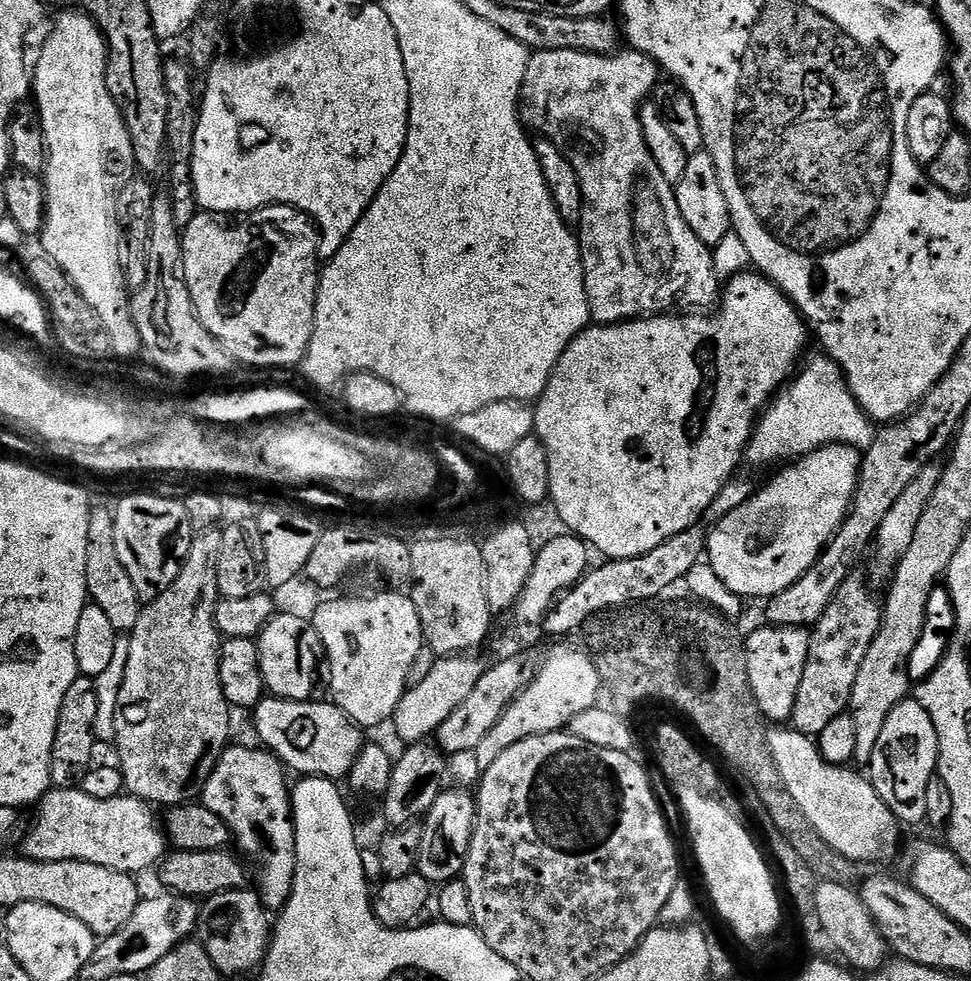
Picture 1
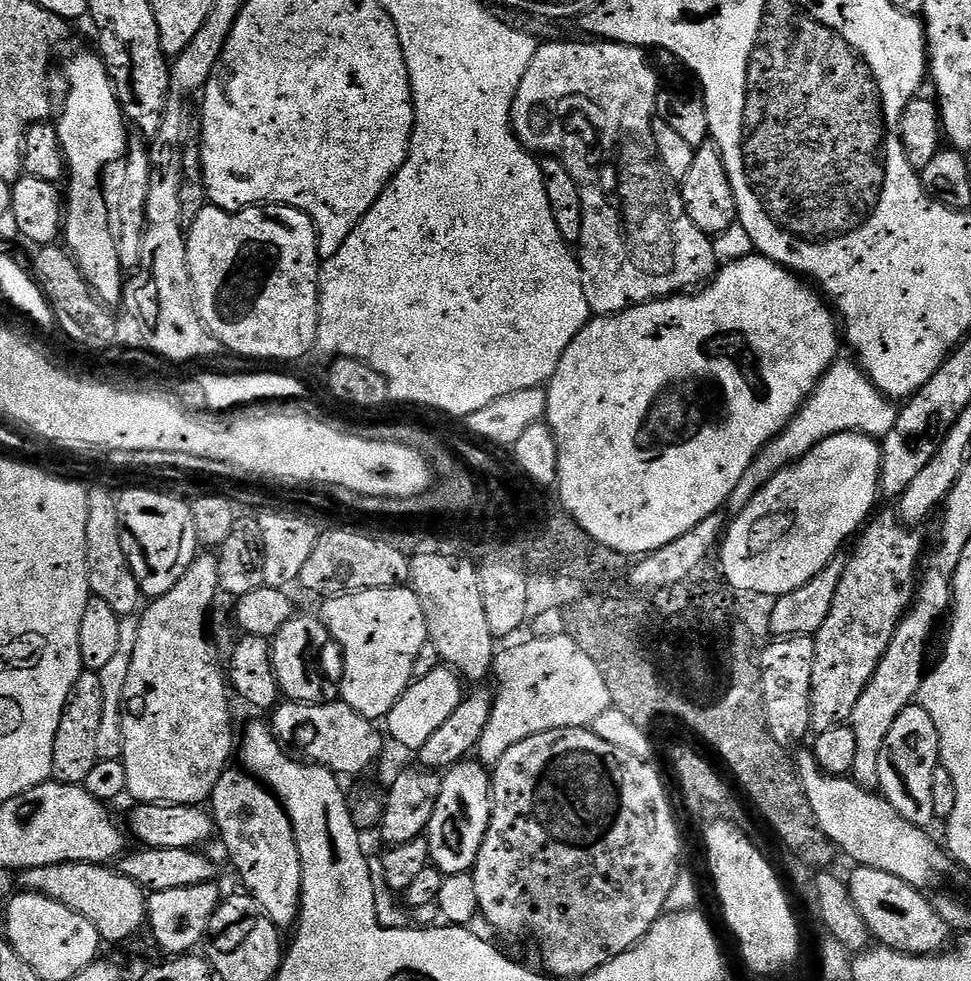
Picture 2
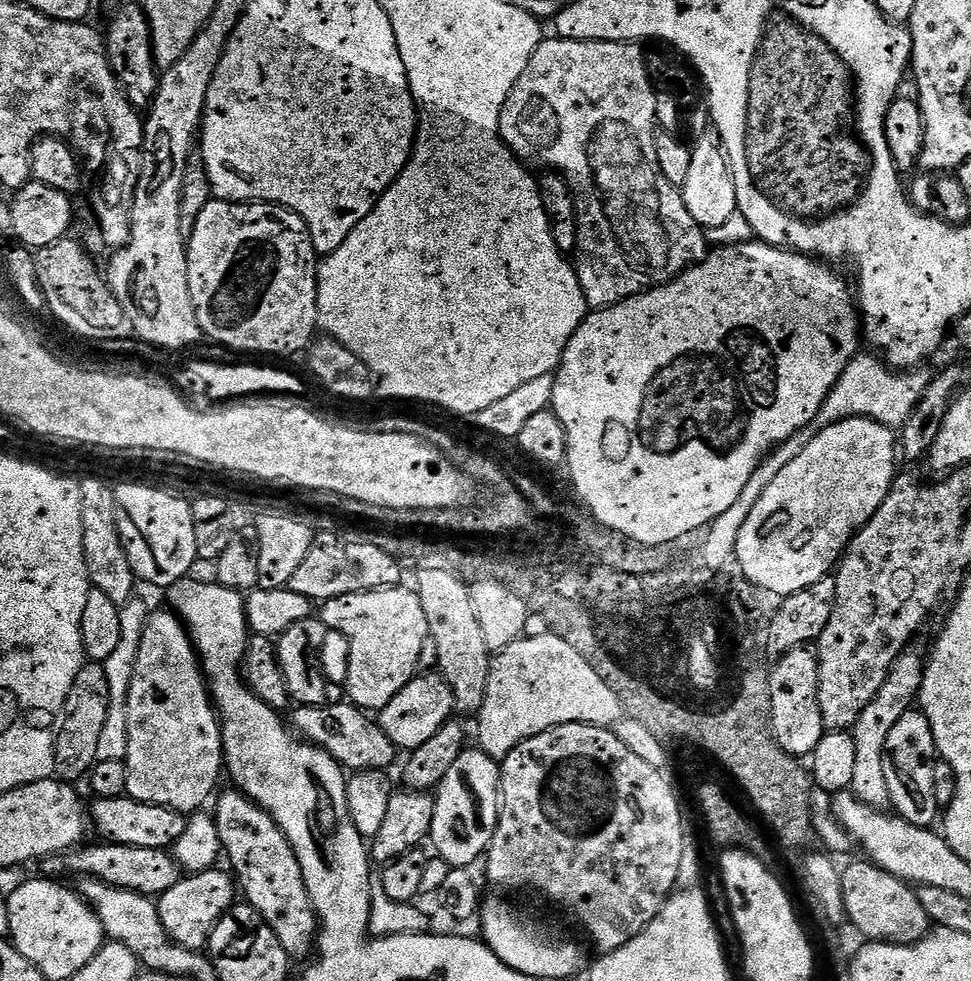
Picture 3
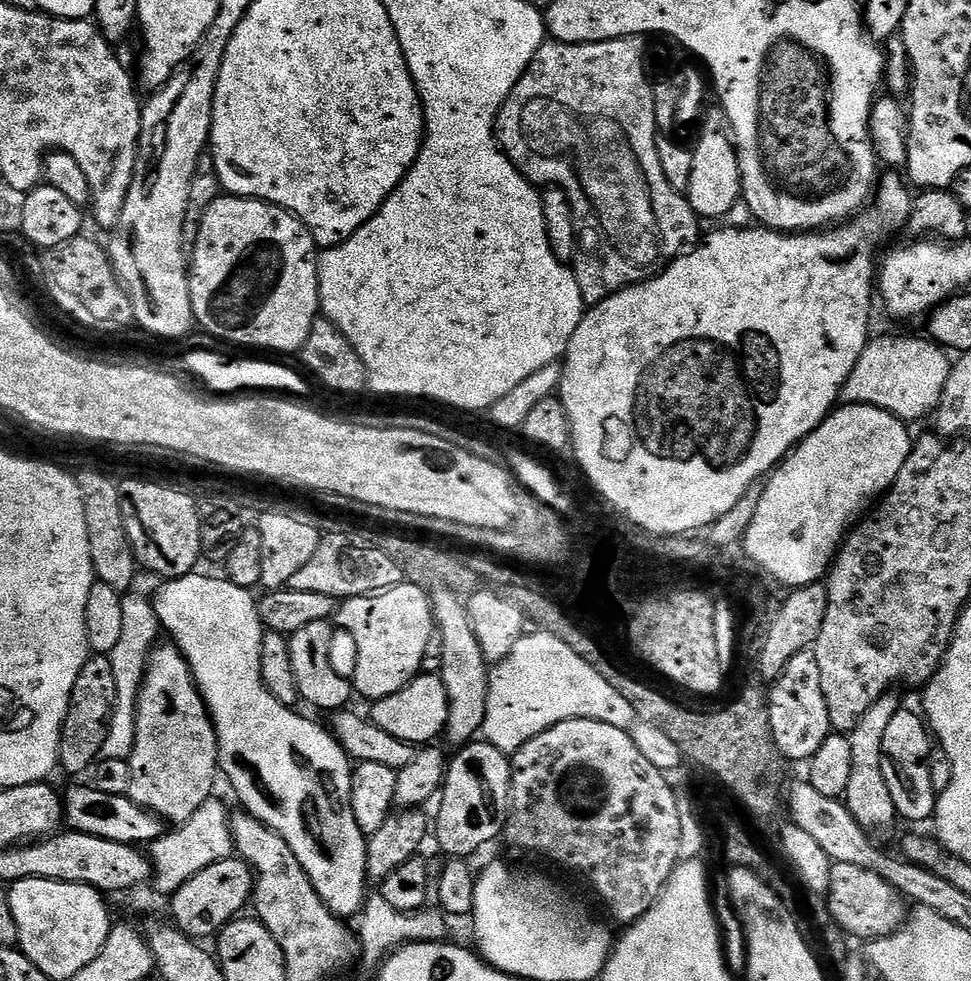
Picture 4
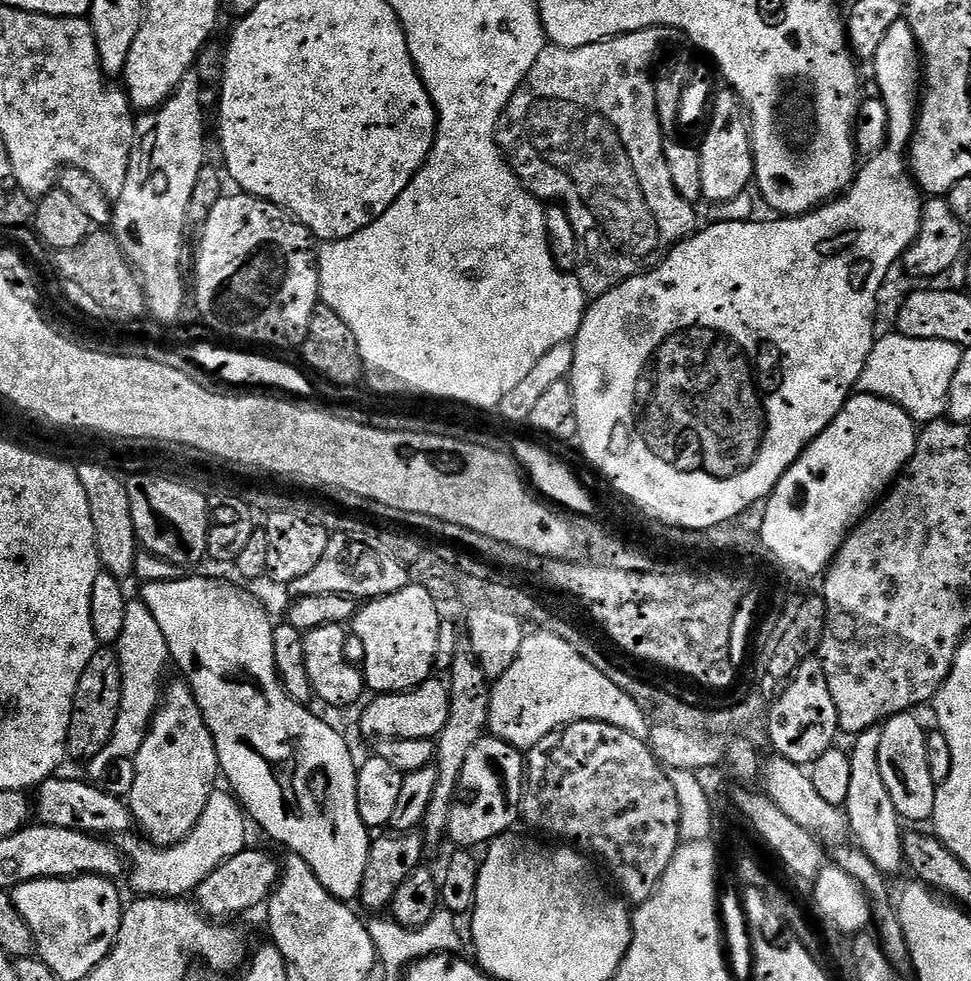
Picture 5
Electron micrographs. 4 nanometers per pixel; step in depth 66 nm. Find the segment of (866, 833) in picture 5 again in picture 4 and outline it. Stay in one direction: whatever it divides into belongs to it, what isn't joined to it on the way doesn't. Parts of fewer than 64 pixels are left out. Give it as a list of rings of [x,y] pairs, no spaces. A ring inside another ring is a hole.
[[[889,694],[878,698],[878,702],[874,702],[874,706],[866,710],[866,714],[862,714],[858,726],[854,726],[854,730],[848,736],[851,751],[850,786],[846,786],[846,794],[842,799],[856,823],[869,834],[888,832],[898,824],[894,798],[890,794],[890,786],[886,786],[886,774],[882,774],[882,738],[886,738],[886,730],[893,721],[894,714],[902,710],[902,704],[895,695]]]

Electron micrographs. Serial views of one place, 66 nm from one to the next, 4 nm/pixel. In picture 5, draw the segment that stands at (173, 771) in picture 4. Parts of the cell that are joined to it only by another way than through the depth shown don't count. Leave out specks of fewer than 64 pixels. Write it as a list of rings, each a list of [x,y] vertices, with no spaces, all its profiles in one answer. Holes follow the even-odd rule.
[[[179,683],[163,689],[160,706],[134,758],[134,786],[126,797],[139,835],[157,848],[174,846],[192,833],[213,794],[212,783],[221,775],[214,738],[200,707],[187,683]]]

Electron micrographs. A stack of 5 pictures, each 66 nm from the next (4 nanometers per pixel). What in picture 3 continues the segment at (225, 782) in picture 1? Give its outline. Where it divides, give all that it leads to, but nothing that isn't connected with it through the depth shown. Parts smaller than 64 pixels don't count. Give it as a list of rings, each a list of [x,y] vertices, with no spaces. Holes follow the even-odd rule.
[[[221,791],[219,793],[220,801],[218,801],[219,796],[215,801],[217,804],[214,819],[218,826],[223,855],[226,860],[228,856],[229,862],[232,863],[231,871],[234,873],[239,887],[240,884],[244,887],[243,899],[251,904],[254,910],[258,910],[258,914],[262,914],[262,918],[266,918],[270,930],[274,930],[274,934],[278,934],[278,942],[282,942],[282,950],[286,950],[286,954],[293,961],[304,959],[307,961],[313,955],[318,944],[318,921],[316,912],[312,908],[312,899],[306,890],[306,882],[302,878],[302,866],[298,866],[298,858],[294,854],[286,834],[280,829],[278,822],[274,822],[274,818],[266,809],[259,808],[243,792],[231,791],[224,793]]]

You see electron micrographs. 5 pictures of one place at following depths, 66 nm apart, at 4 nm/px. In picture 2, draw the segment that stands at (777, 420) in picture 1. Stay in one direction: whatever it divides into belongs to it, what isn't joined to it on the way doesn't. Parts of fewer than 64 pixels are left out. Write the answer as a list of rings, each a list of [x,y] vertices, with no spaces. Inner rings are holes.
[[[837,358],[828,367],[818,386],[796,411],[795,418],[756,455],[754,462],[750,462],[746,474],[742,474],[742,482],[738,482],[738,486],[730,494],[726,505],[729,513],[746,510],[749,502],[756,499],[758,490],[768,485],[770,478],[774,478],[788,465],[801,460],[826,438],[843,432],[862,432],[865,436],[883,438],[890,434],[890,430],[894,430],[897,405],[877,390],[859,363],[844,359]]]

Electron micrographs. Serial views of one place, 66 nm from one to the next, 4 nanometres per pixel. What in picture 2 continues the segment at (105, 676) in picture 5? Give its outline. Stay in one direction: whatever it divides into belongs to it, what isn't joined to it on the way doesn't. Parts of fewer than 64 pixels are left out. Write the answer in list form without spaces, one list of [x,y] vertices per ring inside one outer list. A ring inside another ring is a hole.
[[[81,672],[74,690],[64,707],[62,722],[54,738],[54,758],[52,759],[52,776],[62,784],[83,786],[90,770],[94,770],[98,760],[98,726],[102,726],[102,682],[98,672]]]

